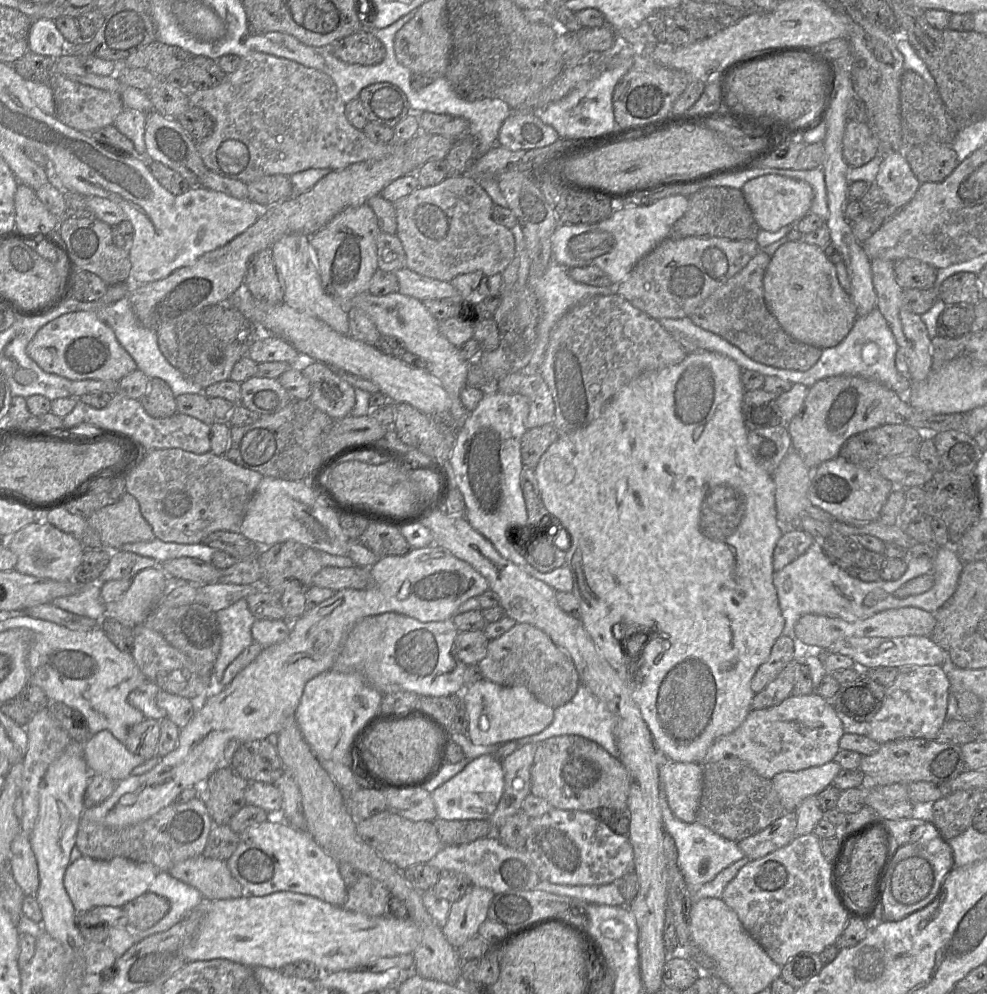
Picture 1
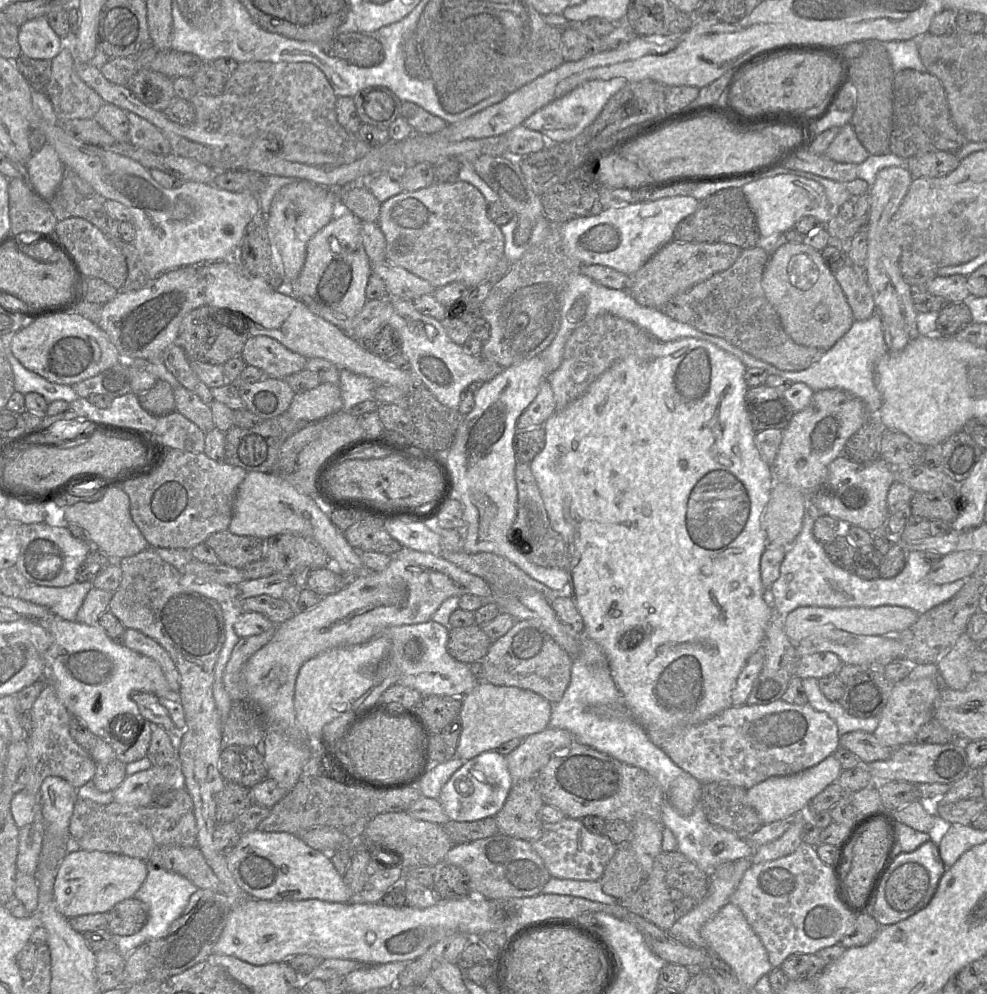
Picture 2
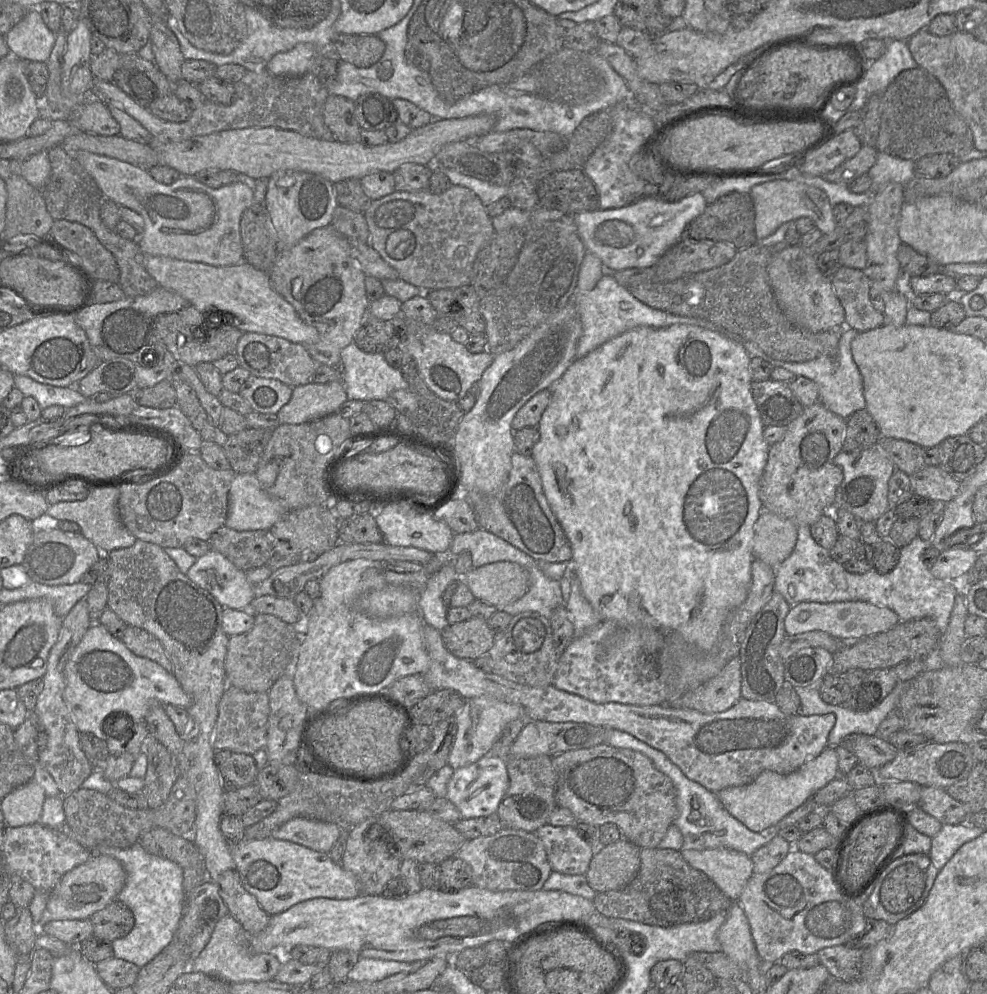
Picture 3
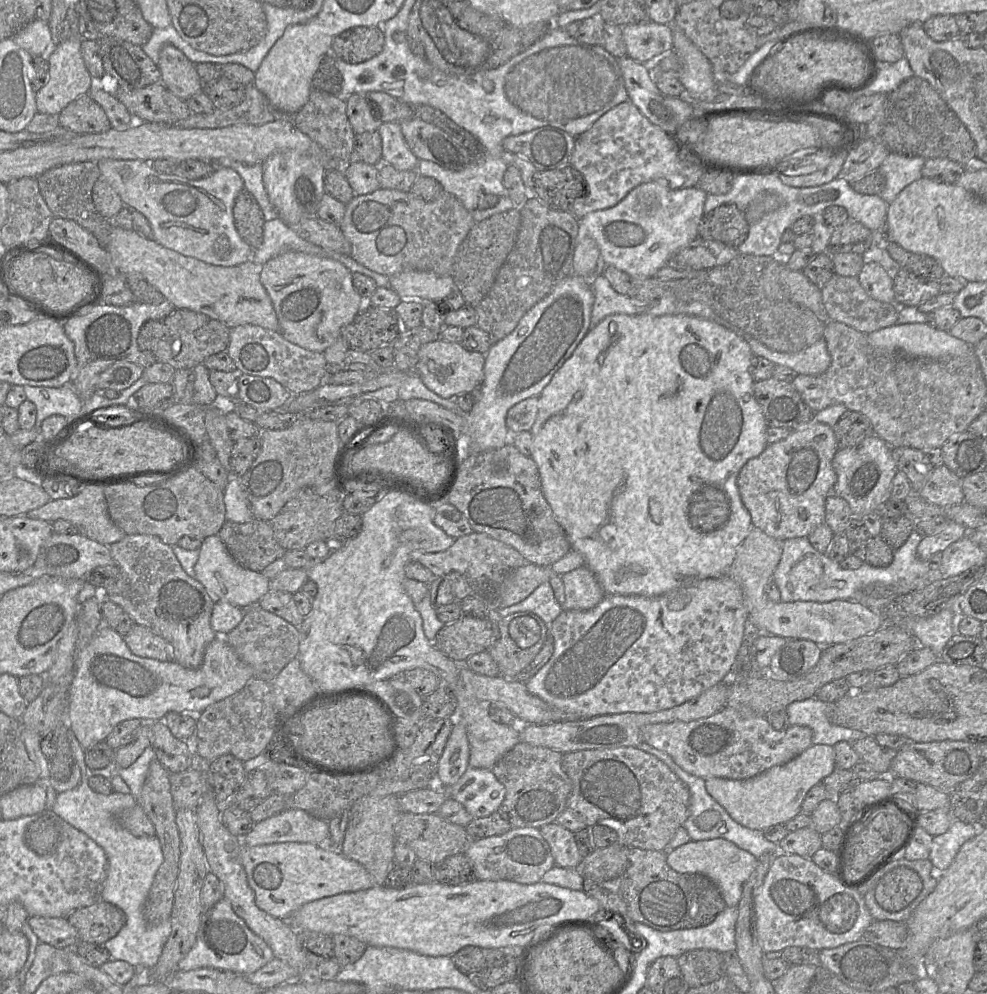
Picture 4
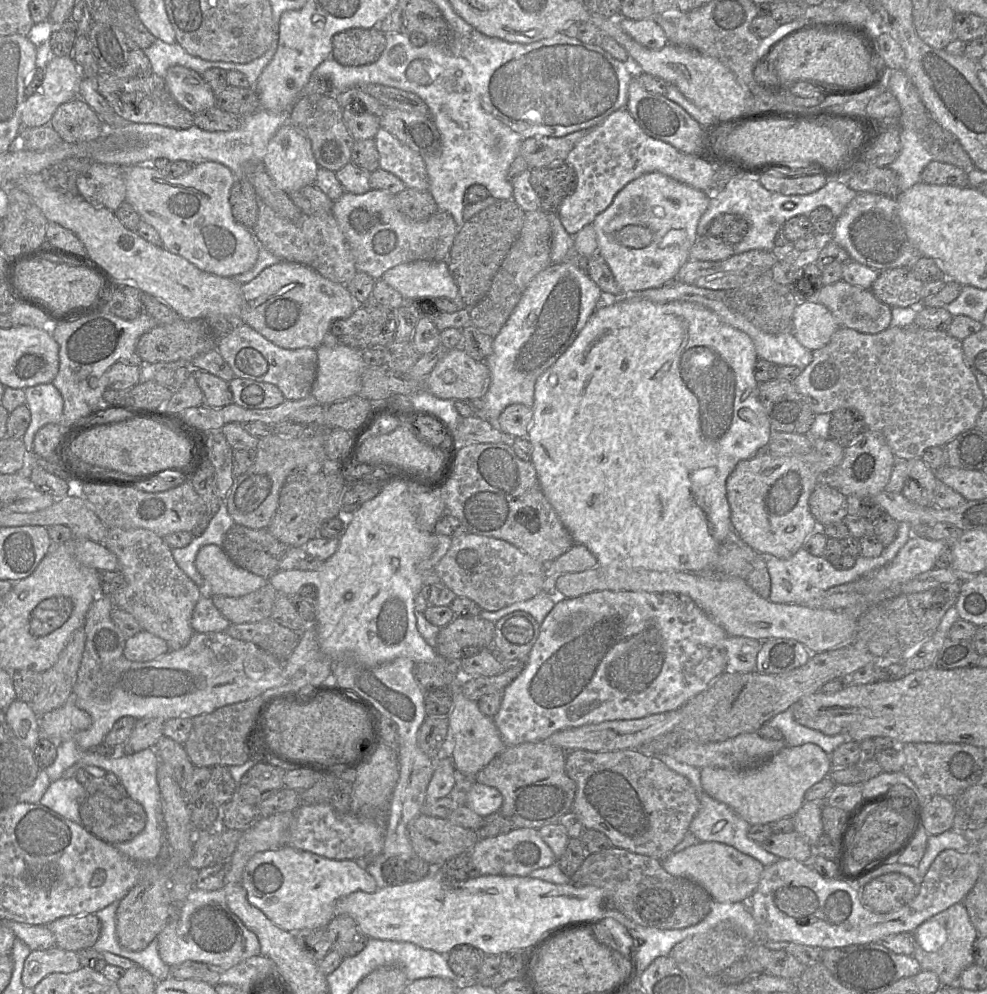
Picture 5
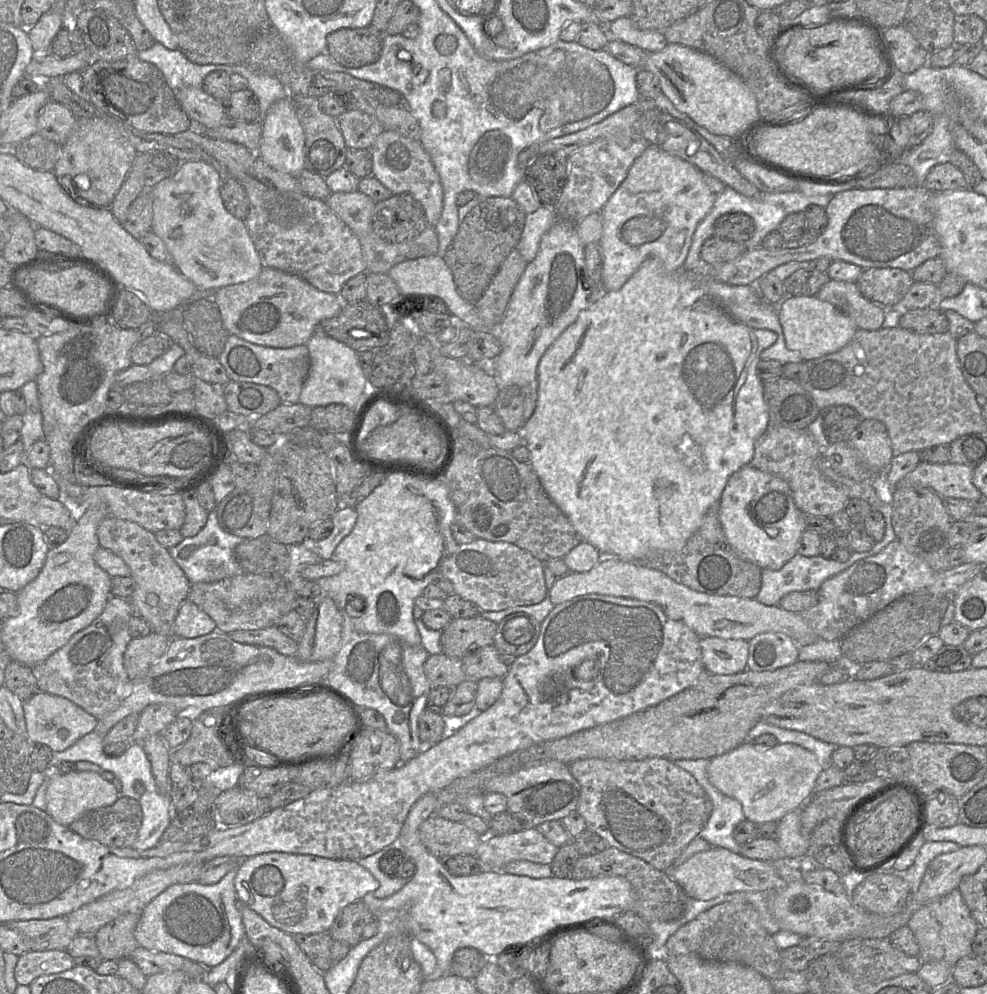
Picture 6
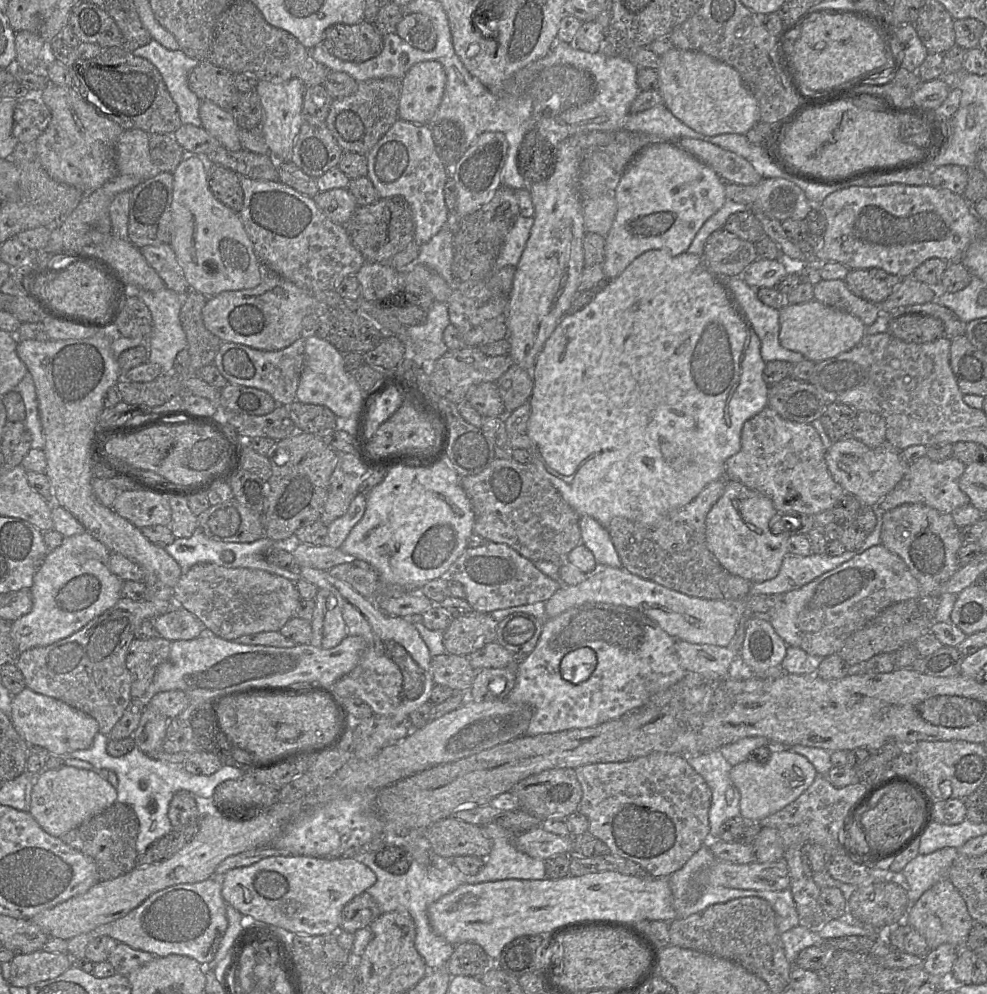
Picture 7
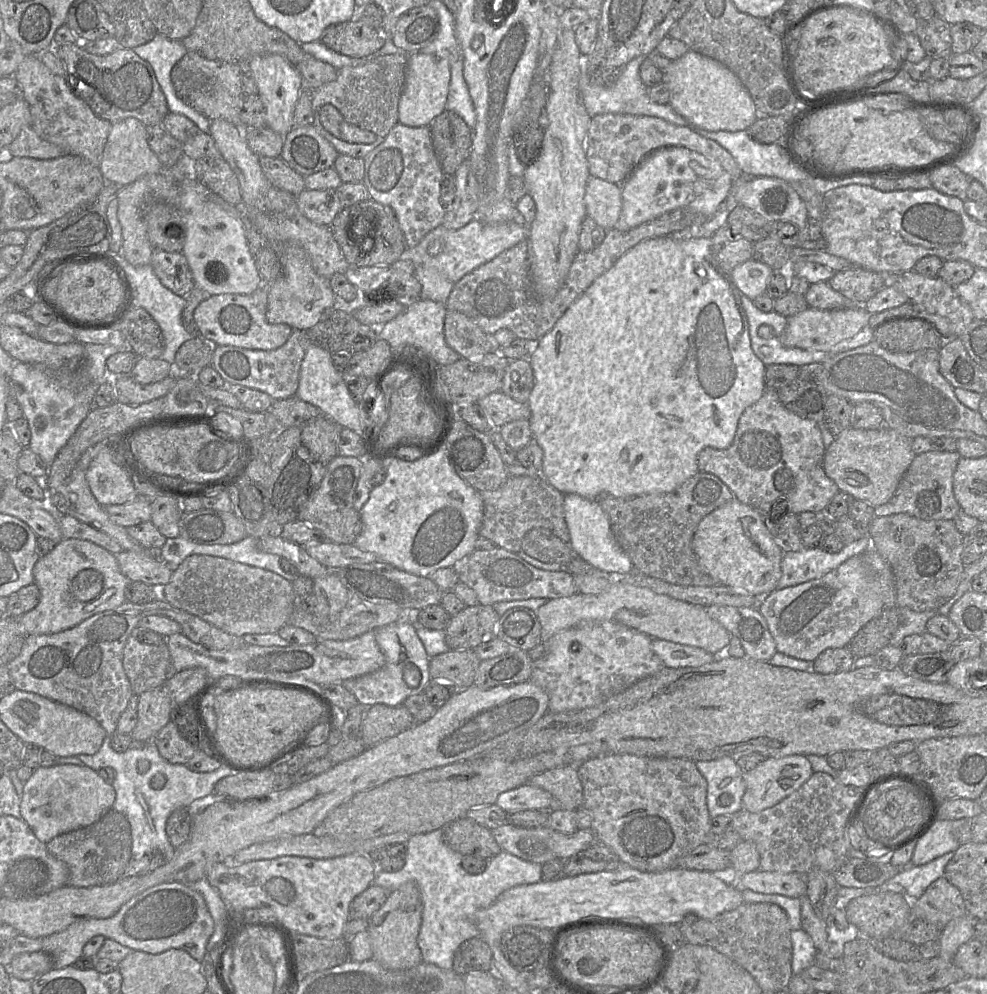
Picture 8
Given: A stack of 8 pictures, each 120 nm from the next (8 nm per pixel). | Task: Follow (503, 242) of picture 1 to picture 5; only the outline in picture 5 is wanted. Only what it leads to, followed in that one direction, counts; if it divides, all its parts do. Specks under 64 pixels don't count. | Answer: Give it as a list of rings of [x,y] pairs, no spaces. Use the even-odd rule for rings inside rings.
[[[371,189],[362,195],[345,192],[334,201],[335,217],[351,249],[357,272],[381,279],[383,274],[400,264],[414,261],[446,261],[458,226],[448,212],[437,211],[427,220],[414,222],[403,215],[396,206],[395,195]]]

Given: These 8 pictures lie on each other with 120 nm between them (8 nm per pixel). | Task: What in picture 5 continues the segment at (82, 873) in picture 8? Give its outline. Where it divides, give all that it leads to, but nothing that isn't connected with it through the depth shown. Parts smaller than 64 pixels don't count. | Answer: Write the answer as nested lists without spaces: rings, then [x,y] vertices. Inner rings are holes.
[[[101,792],[89,795],[80,804],[81,825],[108,844],[131,841],[146,825],[143,806],[130,797],[113,800]]]

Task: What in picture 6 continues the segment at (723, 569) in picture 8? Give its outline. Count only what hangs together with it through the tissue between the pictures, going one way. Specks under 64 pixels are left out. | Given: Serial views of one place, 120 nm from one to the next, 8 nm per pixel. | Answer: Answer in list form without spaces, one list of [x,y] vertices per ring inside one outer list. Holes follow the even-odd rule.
[[[750,464],[728,478],[719,500],[718,517],[731,549],[761,569],[780,569],[797,553],[799,539],[806,531],[805,515],[796,507],[788,483]]]

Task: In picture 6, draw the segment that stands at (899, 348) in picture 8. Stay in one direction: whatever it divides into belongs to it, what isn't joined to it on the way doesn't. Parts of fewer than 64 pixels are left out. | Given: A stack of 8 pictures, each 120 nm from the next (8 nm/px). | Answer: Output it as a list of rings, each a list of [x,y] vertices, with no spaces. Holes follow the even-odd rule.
[[[930,306],[904,312],[898,326],[918,334],[938,334],[948,331],[949,322],[944,311]]]

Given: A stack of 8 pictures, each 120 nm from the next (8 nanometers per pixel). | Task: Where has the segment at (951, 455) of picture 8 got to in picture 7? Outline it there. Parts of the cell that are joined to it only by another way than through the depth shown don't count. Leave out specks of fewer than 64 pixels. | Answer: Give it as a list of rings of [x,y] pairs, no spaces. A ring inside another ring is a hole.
[[[923,456],[907,466],[902,480],[878,506],[887,512],[904,504],[923,504],[940,512],[952,513],[955,509],[970,504],[968,496],[959,487],[959,479],[965,467],[966,464],[954,456],[943,461],[934,461]]]

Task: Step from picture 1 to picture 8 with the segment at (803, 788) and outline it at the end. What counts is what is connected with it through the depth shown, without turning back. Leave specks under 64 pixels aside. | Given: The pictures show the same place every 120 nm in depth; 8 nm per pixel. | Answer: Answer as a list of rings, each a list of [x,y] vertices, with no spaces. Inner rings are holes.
[[[804,755],[765,758],[756,768],[744,773],[746,789],[742,798],[742,809],[756,813],[776,805],[799,789],[813,773],[811,764]]]

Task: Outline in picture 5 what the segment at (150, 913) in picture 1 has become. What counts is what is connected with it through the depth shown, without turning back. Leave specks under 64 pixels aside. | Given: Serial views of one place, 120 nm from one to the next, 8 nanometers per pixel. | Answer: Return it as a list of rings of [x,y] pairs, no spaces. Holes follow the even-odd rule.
[[[95,914],[66,916],[46,926],[55,937],[55,947],[73,952],[92,948],[101,931]]]

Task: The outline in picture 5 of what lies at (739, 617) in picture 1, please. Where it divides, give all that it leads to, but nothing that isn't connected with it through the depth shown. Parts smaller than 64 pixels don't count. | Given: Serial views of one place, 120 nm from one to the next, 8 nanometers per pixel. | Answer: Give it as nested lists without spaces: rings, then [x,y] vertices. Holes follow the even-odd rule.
[[[632,298],[616,302],[609,306],[597,307],[590,316],[584,328],[571,346],[545,370],[536,380],[534,390],[533,418],[527,433],[532,444],[530,462],[534,465],[543,494],[557,512],[560,520],[572,536],[575,543],[585,545],[597,558],[598,565],[618,568],[644,568],[652,571],[678,571],[697,573],[702,571],[714,558],[720,544],[730,531],[733,530],[730,520],[730,507],[726,495],[726,480],[738,462],[750,459],[760,451],[765,451],[771,439],[772,429],[765,410],[758,398],[758,382],[754,376],[754,367],[758,359],[754,343],[749,335],[720,320],[708,308],[692,302],[654,303],[642,298]]]

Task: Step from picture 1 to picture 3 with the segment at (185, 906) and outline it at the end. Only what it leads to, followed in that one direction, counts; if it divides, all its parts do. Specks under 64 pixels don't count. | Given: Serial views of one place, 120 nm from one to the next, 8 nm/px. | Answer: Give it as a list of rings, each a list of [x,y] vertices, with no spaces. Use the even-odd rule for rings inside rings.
[[[139,842],[126,849],[97,845],[94,854],[115,858],[125,870],[126,881],[116,899],[133,912],[135,924],[129,934],[112,941],[111,945],[115,958],[126,960],[141,968],[174,938],[186,902],[183,869],[171,860],[148,853]]]

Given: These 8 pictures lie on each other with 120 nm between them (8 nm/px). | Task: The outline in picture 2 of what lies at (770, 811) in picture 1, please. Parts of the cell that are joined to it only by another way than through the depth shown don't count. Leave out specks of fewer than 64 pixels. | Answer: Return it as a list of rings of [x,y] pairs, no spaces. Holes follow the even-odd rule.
[[[725,782],[704,783],[700,804],[709,823],[748,838],[763,824],[746,797],[746,791]]]

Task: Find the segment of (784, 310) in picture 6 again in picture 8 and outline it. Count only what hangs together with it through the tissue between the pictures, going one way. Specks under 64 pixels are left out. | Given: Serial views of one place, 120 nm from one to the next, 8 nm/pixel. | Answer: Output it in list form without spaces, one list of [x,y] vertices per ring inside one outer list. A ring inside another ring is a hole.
[[[863,306],[835,310],[807,307],[805,310],[787,318],[787,325],[780,335],[780,341],[789,348],[829,352],[835,344],[853,337],[868,325],[871,315]]]

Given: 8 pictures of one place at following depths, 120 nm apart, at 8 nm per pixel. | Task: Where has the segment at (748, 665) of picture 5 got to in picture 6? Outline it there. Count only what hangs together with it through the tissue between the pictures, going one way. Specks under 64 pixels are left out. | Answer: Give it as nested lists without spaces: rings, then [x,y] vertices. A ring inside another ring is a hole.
[[[700,637],[705,674],[731,675],[747,669],[748,641]]]

